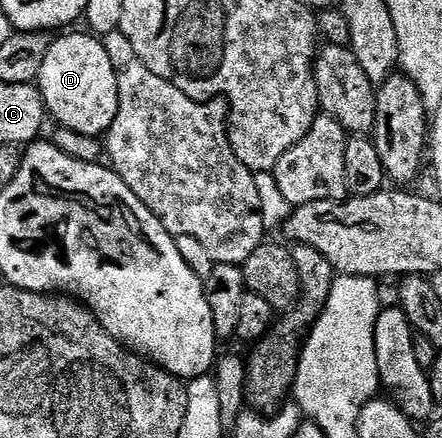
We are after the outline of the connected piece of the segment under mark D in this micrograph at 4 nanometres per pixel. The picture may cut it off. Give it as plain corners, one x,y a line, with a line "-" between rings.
88,32
68,33
61,35
66,37
61,37
58,41
56,38
50,44
36,84
41,90
48,116
56,124
71,131
79,131
83,135
100,138
108,134
119,111
119,87
115,67
111,67
111,58
107,56
104,40

